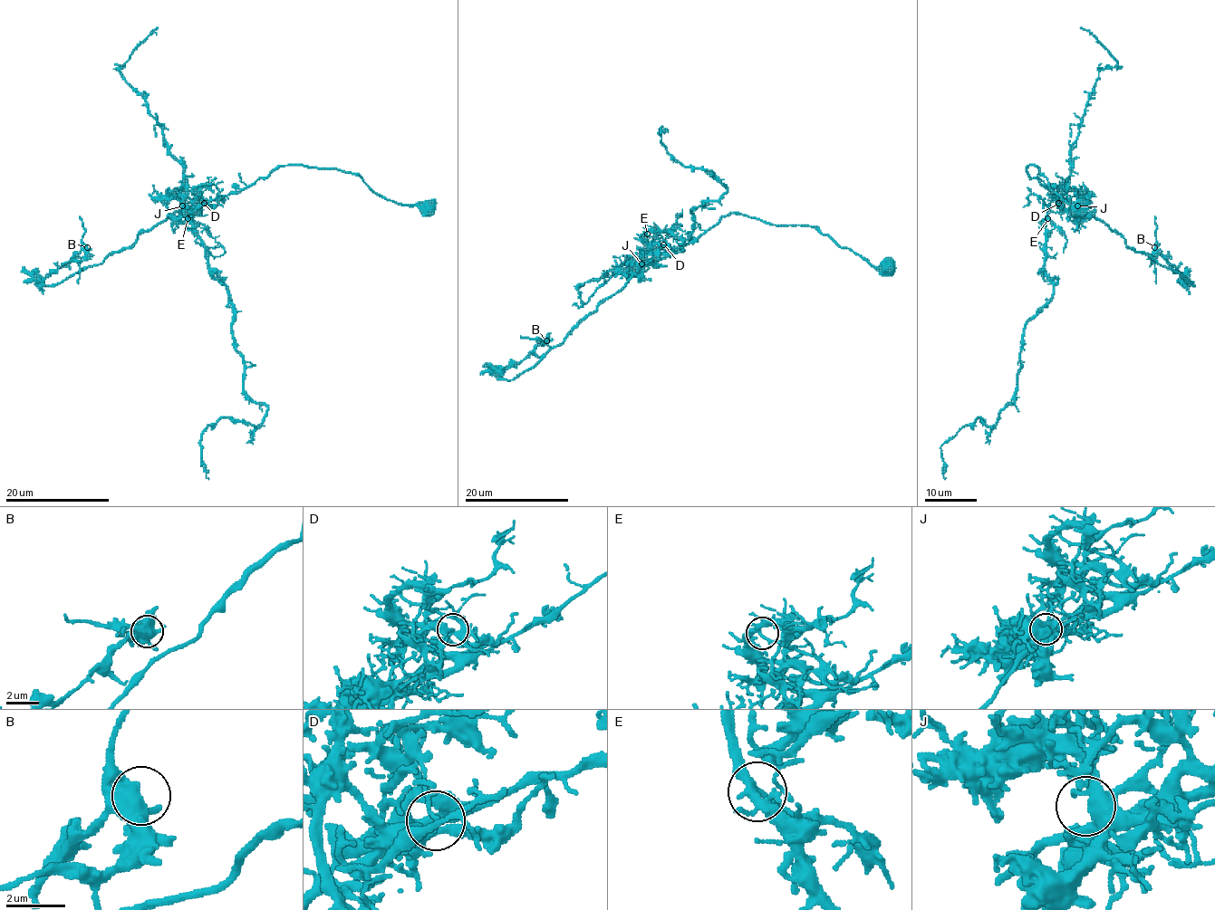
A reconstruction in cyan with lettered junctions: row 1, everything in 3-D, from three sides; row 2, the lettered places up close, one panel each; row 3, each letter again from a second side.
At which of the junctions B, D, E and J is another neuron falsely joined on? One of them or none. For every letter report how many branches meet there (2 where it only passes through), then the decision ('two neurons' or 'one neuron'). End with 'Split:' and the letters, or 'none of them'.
B: 4 branches meet; one neuron
D: 4 branches meet; two neurons
E: 4 branches meet; one neuron
J: 5 branches meet; one neuron
Split: D

